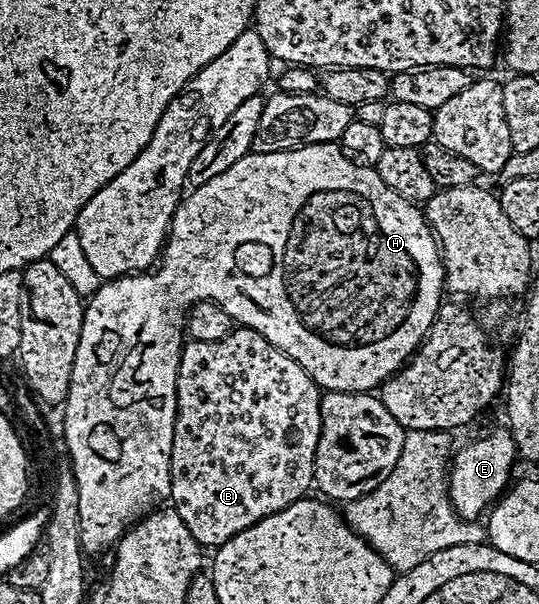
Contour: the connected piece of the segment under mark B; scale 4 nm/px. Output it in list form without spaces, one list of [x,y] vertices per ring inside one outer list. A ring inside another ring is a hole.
[[[238,326],[227,337],[214,343],[186,342],[181,348],[179,373],[177,374],[177,416],[171,432],[169,448],[169,495],[174,499],[175,510],[183,517],[183,525],[191,529],[191,537],[205,549],[216,549],[226,543],[235,533],[255,525],[263,517],[291,505],[306,494],[308,487],[314,486],[313,462],[315,449],[321,432],[321,397],[313,378],[305,372],[290,355],[283,354],[278,347],[271,345],[258,331]]]

